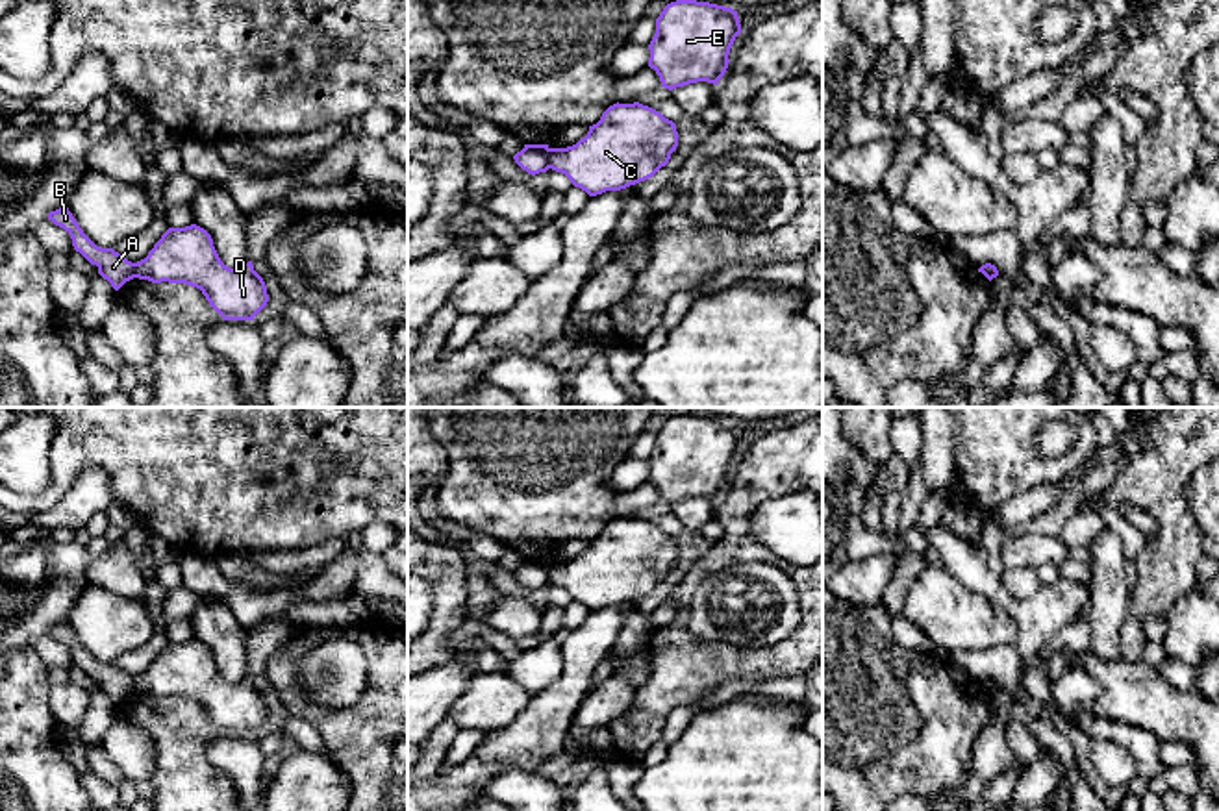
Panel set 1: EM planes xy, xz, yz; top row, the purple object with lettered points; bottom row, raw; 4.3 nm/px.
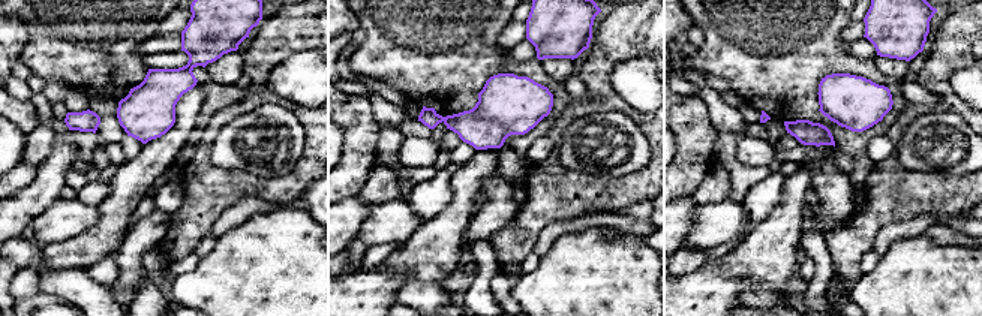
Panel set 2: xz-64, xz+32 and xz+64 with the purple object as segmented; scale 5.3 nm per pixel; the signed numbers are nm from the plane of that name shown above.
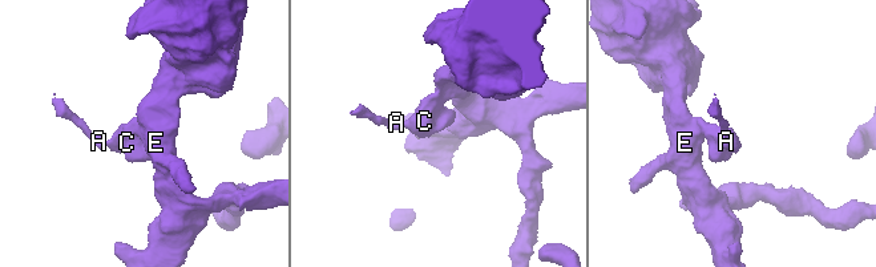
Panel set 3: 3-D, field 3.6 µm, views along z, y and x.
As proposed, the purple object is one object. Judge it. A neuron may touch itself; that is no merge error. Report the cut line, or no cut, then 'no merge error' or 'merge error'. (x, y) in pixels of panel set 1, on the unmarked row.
cut xz (551, 563), (549, 582); merge error

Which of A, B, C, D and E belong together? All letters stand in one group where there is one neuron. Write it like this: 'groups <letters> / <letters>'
groups A B / C D E

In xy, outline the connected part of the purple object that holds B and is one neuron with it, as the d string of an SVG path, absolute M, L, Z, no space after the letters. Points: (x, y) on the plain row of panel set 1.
M67 620L50 626L48 635L52 635L70 650L74 665L80 667L91 680L96 680L98 689L107 694L115 705L135 692L135 678L128 676L113 663L96 661L83 648Z

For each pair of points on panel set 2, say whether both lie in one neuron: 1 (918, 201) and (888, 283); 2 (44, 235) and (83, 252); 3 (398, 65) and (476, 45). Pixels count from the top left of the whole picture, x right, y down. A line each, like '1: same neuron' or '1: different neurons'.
1: different neurons
2: different neurons
3: same neuron

